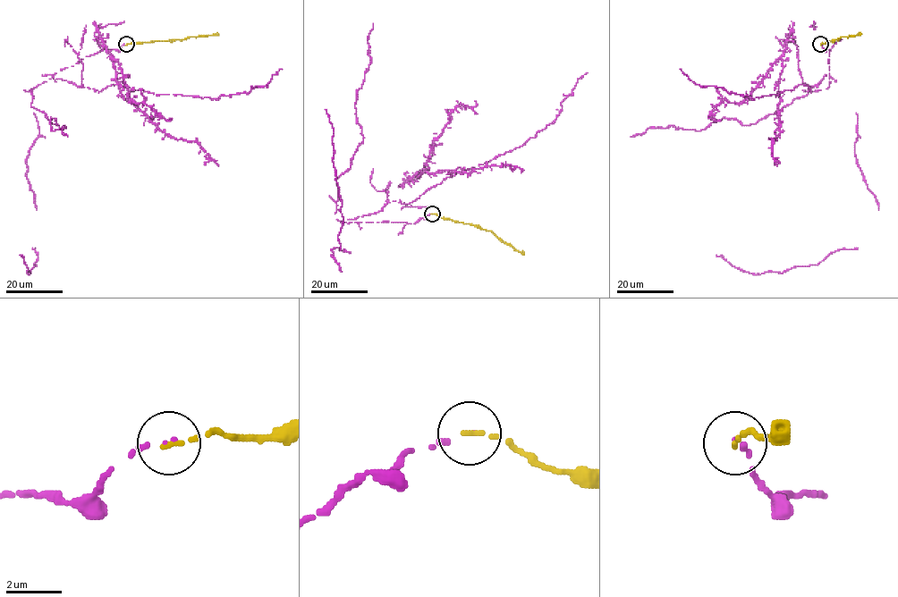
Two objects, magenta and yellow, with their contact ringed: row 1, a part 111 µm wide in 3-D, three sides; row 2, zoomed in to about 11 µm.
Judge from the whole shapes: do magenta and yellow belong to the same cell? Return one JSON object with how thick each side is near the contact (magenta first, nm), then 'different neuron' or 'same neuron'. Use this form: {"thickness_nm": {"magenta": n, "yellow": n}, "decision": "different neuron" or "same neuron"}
{"thickness_nm": {"magenta": 160, "yellow": 140}, "decision": "same neuron"}

